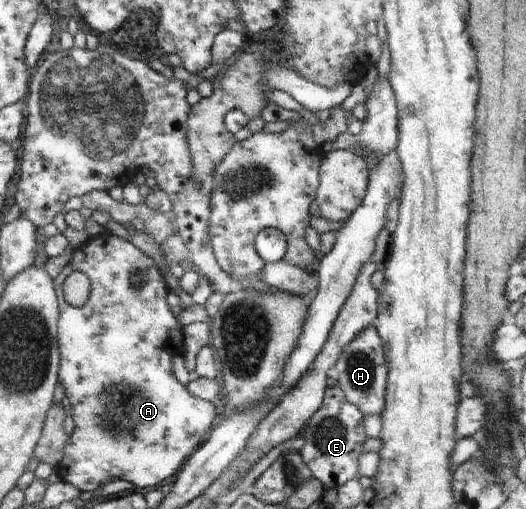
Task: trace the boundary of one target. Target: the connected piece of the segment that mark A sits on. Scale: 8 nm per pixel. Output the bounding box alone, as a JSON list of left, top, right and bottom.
[53,229,217,492]

